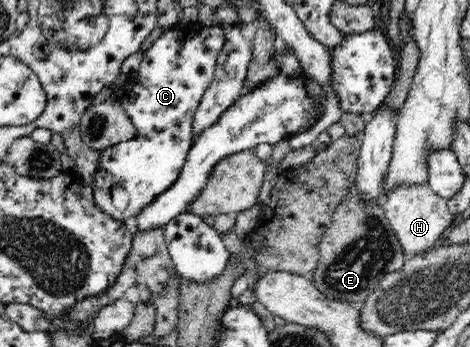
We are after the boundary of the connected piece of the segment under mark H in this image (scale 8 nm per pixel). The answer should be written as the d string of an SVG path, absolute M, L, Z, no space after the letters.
M398 183L394 189L387 191L384 198L384 203L379 205L380 209L386 214L406 255L429 250L436 245L442 233L451 228L453 213L448 208L447 199L434 193L427 183Z

